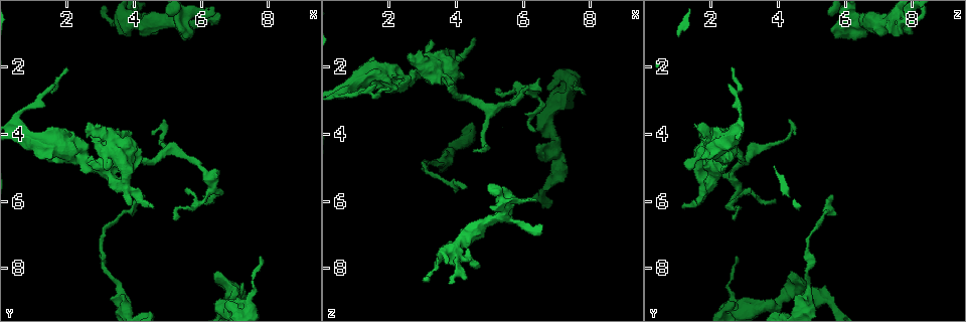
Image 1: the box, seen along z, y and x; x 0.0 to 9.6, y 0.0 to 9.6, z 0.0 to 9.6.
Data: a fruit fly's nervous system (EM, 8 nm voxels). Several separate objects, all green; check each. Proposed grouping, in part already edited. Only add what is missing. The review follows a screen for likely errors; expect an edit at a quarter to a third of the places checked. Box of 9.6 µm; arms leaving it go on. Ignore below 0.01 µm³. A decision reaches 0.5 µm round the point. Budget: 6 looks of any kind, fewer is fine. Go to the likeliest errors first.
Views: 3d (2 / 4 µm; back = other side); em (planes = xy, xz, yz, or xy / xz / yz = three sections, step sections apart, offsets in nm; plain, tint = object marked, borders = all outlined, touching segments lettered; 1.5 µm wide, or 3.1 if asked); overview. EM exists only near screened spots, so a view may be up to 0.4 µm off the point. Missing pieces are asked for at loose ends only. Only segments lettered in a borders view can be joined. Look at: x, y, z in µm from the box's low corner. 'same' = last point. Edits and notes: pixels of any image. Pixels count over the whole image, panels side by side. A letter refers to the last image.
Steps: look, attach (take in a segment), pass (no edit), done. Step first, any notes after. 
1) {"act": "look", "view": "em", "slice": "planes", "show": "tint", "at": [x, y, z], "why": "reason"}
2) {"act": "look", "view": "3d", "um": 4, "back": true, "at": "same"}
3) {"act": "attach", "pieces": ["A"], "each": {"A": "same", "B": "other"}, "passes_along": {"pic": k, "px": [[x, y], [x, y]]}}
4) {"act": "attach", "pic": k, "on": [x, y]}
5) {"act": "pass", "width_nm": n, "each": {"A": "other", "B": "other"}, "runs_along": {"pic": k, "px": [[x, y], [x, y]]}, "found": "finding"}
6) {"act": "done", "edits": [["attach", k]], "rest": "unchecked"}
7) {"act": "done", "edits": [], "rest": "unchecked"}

{"act": "look", "view": "3d", "um": 2, "at": [4.35, 5.85, 5.50], "why": "tapers out"}

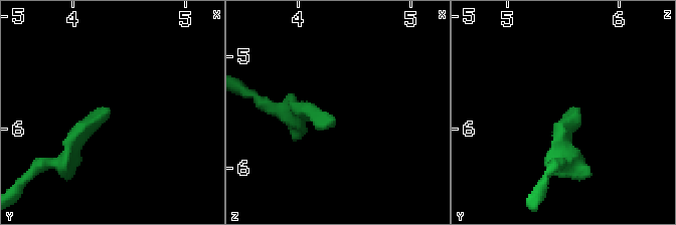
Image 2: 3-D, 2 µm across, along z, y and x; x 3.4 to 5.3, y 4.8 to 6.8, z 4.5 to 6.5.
{"act": "look", "view": "em", "slice": "xz", "step": 8, "show": "tint", "at": [4.32, 5.84, 5.52], "why": "shape alone is not enough"}

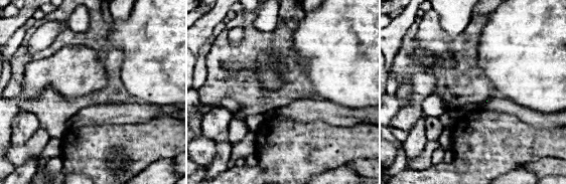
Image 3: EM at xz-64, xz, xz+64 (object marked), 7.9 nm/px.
{"act": "look", "view": "em", "slice": "planes", "show": "borders", "at": "same", "why": "another direction"}

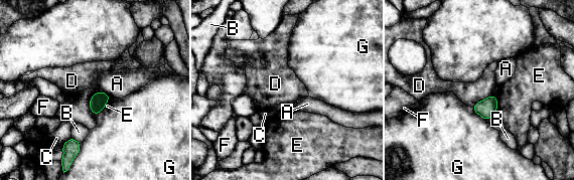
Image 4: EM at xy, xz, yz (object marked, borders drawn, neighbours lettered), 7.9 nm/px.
{"act": "pass", "each": {"A": "other", "B": "other", "C": "other", "D": "other", "E": "other", "F": "other", "G": "other"}, "border": {"pic": 4, "px": [[471, 108], [481, 117], [488, 120]]}, "found": "no lettered segment goes on from it"}

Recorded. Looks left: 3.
{"act": "look", "view": "3d", "um": 2, "at": [4.75, 0.90, 7.95], "why": "tapers out"}

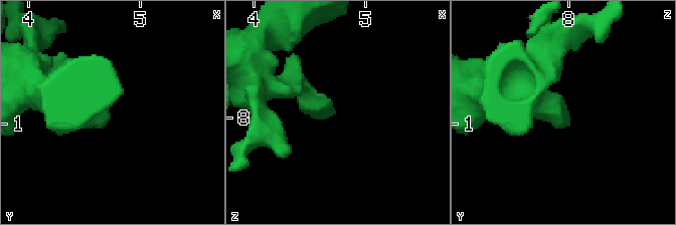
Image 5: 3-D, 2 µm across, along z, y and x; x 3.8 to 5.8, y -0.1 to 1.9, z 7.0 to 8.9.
{"act": "look", "view": "em", "slice": "xz", "step": 4, "show": "borders", "at": [4.74, 0.92, 7.96]}

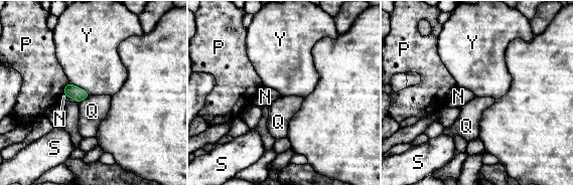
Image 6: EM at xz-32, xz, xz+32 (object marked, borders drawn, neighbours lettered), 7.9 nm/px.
{"act": "look", "view": "em", "slice": "planes", "show": "borders", "at": "same"}

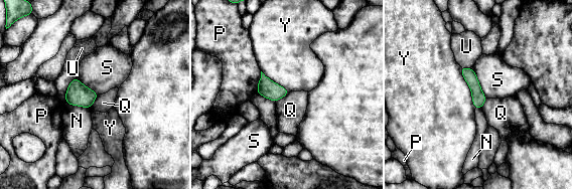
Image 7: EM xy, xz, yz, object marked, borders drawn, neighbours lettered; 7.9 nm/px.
{"act": "attach", "pieces": ["N"], "each": {"N": "same", "P": "other", "Q": "other", "S": "other", "U": "other", "Y": "other"}, "found": "it goes on there"}

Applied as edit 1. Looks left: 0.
{"act": "done", "edits": [["attach", 7]], "rest": "unchecked"}

